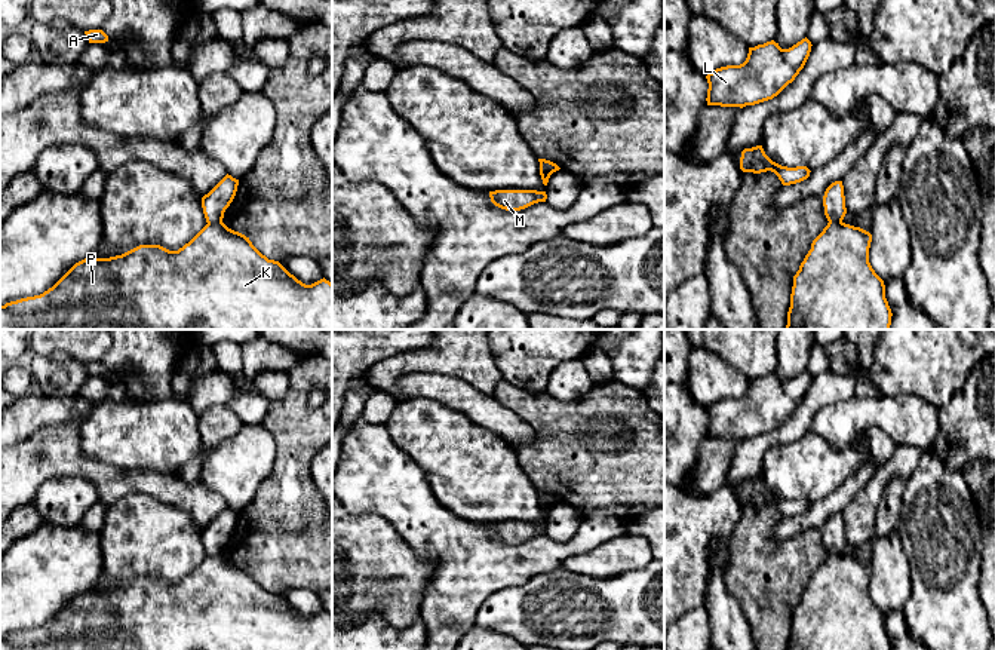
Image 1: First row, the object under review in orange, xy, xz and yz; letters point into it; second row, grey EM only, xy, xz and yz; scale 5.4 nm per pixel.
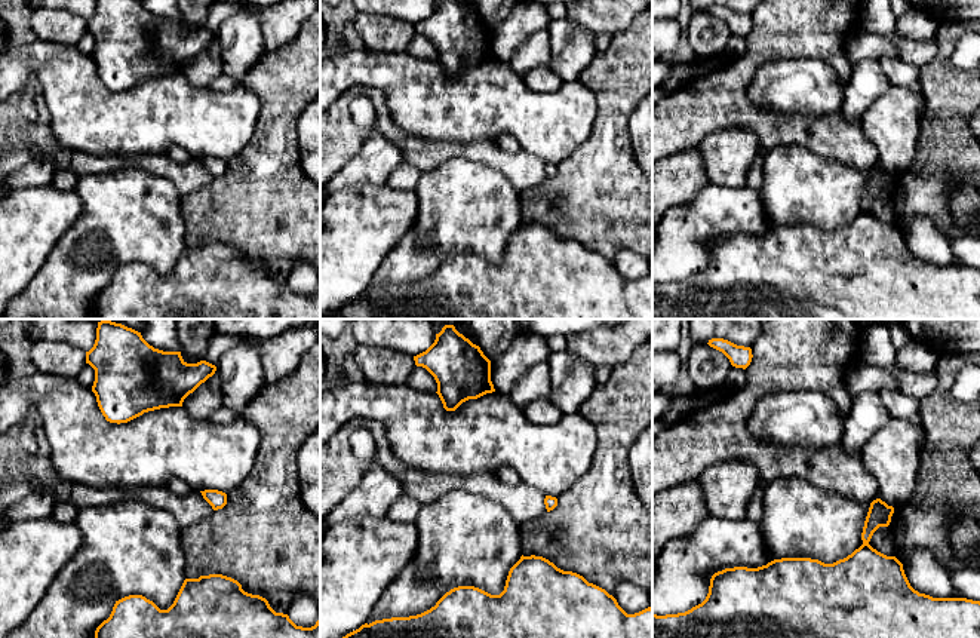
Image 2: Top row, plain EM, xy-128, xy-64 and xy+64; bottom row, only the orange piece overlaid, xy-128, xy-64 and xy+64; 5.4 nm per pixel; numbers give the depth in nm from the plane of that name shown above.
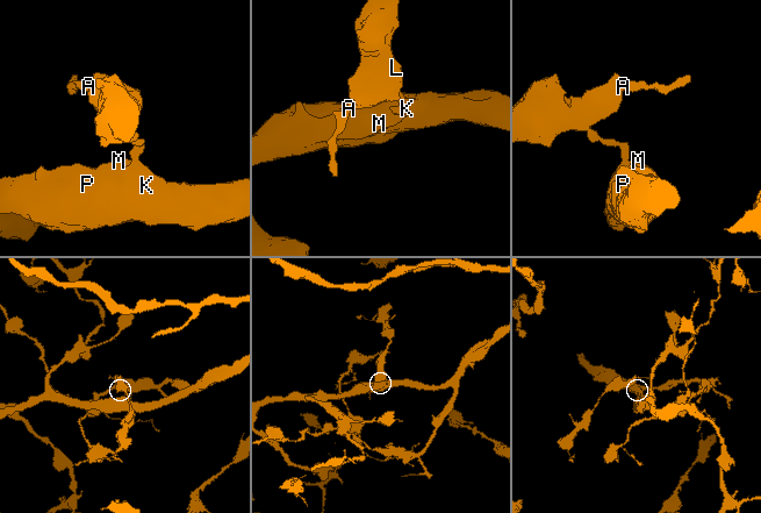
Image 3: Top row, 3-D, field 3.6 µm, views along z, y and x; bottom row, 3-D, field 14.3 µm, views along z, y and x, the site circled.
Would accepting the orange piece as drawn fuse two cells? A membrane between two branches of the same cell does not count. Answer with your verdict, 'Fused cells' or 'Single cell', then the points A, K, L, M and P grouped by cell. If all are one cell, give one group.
Fused cells. Groups: A L / K M P

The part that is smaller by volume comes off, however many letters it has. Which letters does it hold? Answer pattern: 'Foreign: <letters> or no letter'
Foreign: A, L

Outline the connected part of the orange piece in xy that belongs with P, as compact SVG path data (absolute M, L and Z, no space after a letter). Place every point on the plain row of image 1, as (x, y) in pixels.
M218 554L206 557L178 583L139 577L110 591L89 588L43 626L0 638L0 650L332 650L332 616L325 610L303 616L262 588L249 570Z

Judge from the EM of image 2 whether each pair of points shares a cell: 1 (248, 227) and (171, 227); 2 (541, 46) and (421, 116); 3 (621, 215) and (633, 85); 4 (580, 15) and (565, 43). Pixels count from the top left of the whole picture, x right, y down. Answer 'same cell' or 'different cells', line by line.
1: different cells
2: different cells
3: same cell
4: different cells

